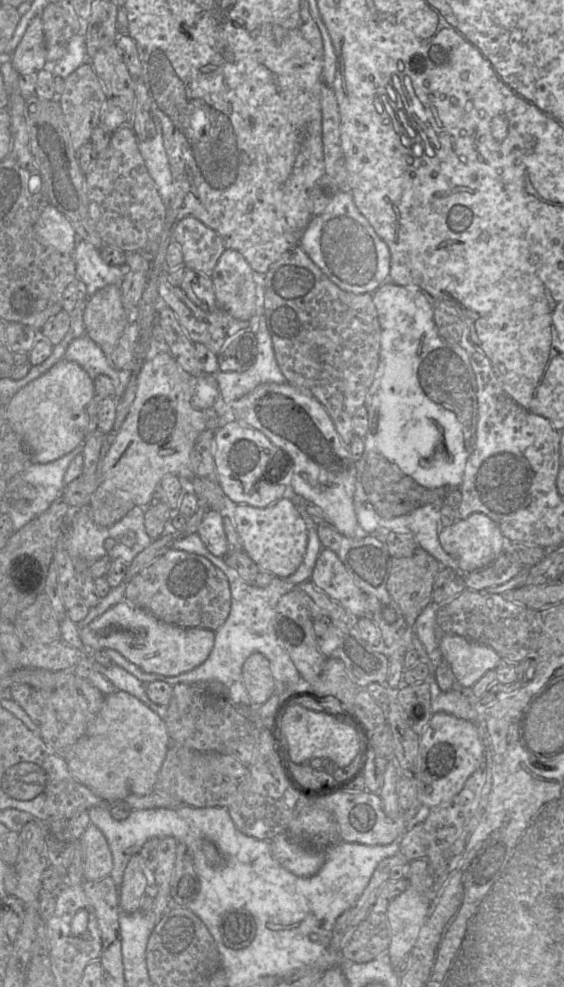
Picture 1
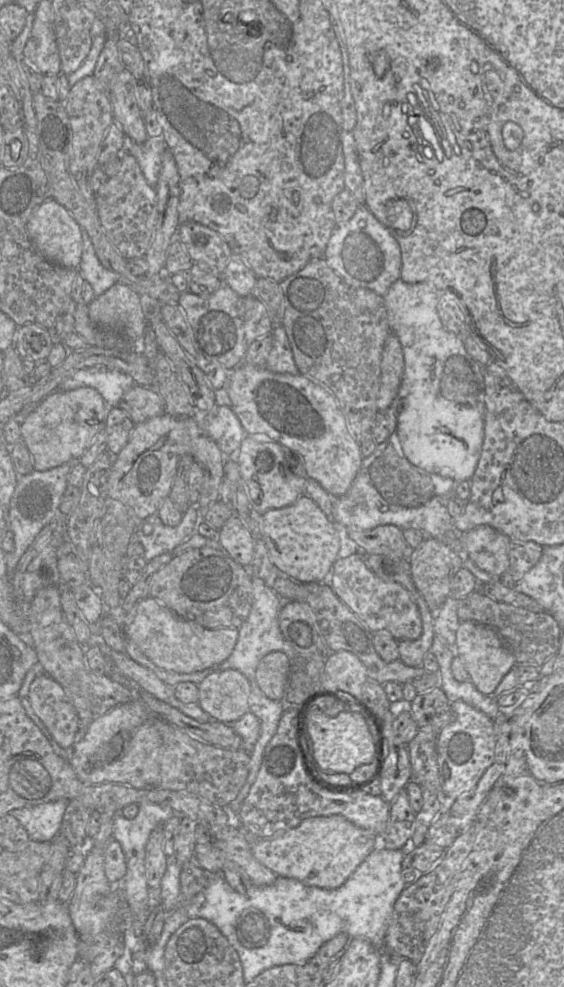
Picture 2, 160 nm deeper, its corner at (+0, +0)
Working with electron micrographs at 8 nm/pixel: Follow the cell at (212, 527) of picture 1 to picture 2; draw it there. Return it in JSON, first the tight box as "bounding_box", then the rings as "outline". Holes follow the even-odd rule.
{"bounding_box":[218,515,255,566],"outline":[[[236,515],[230,517],[219,529],[218,542],[223,550],[242,566],[251,564],[255,539]]]}

